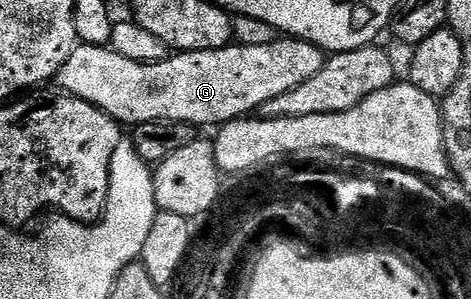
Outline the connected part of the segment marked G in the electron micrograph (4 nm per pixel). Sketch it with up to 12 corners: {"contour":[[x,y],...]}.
{"contour":[[303,39],[138,63],[76,46],[57,82],[120,125],[214,128],[325,62]]}

